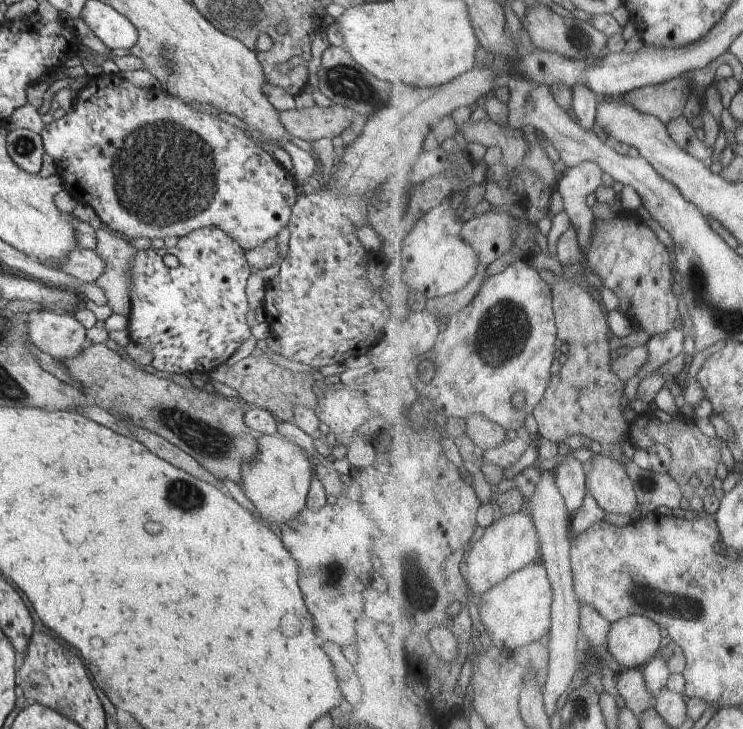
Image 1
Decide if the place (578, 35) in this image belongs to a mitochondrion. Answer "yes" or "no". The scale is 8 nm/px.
yes

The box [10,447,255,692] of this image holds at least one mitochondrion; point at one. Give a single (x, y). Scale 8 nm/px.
(179, 493)

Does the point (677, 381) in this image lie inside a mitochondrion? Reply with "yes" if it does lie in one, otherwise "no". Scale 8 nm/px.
no

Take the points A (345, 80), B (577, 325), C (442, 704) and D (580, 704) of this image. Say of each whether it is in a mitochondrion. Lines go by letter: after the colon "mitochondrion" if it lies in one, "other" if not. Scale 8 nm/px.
A: mitochondrion
B: other
C: other
D: mitochondrion

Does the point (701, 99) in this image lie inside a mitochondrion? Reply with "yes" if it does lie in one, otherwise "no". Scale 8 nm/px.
no

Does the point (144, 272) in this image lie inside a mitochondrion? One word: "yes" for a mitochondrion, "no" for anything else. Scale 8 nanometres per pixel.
no

